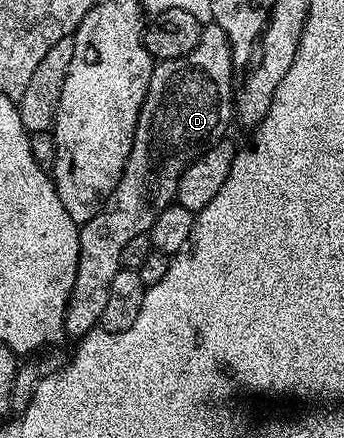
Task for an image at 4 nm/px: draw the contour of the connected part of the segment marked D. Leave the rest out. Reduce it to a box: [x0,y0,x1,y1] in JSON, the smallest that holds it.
[65,24,235,340]

